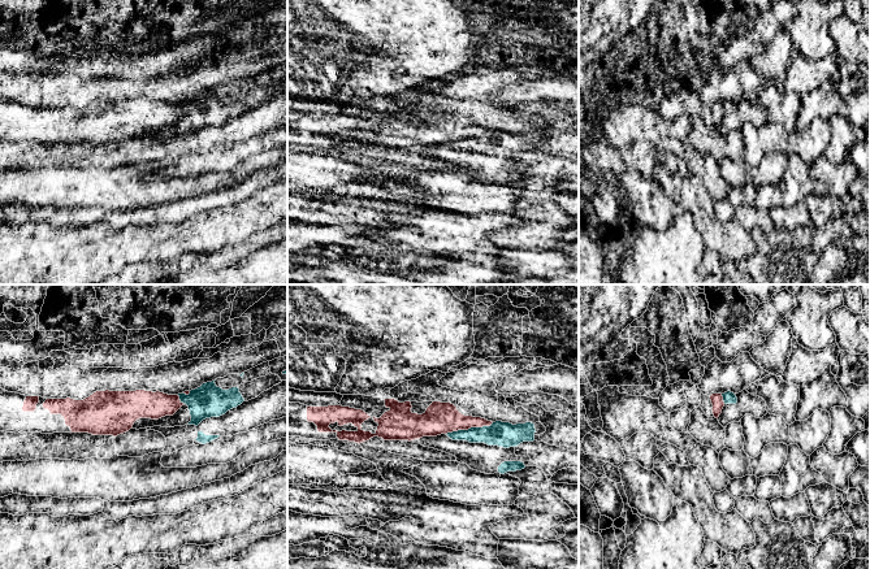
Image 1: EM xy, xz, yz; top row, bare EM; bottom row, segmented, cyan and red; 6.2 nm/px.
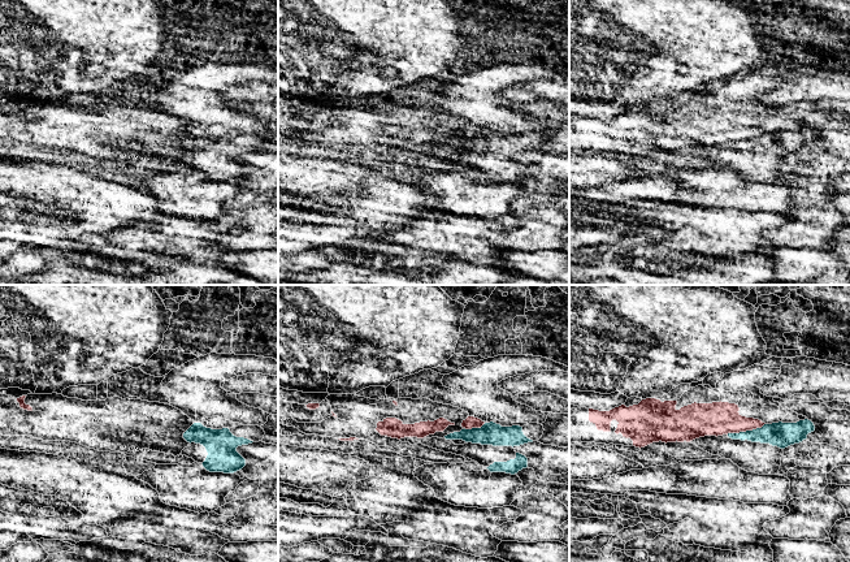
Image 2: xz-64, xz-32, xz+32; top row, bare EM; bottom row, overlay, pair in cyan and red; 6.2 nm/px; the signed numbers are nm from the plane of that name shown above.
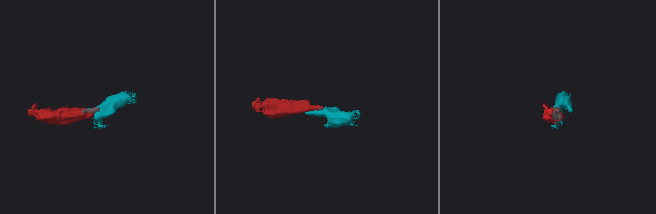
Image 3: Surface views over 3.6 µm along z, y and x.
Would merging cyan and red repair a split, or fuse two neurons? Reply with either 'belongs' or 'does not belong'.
does not belong

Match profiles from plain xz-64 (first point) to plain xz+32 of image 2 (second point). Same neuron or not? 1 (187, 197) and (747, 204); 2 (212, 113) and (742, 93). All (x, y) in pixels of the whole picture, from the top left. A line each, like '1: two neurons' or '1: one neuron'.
1: one neuron
2: one neuron

